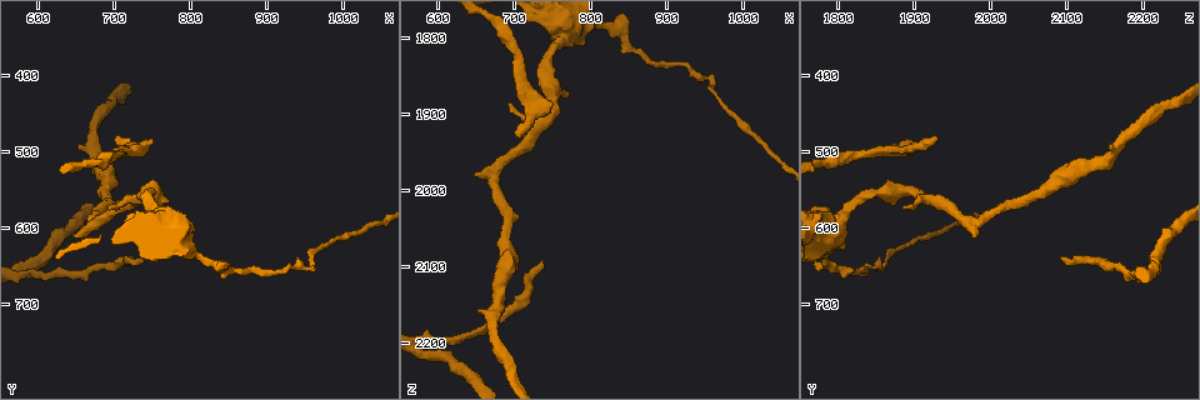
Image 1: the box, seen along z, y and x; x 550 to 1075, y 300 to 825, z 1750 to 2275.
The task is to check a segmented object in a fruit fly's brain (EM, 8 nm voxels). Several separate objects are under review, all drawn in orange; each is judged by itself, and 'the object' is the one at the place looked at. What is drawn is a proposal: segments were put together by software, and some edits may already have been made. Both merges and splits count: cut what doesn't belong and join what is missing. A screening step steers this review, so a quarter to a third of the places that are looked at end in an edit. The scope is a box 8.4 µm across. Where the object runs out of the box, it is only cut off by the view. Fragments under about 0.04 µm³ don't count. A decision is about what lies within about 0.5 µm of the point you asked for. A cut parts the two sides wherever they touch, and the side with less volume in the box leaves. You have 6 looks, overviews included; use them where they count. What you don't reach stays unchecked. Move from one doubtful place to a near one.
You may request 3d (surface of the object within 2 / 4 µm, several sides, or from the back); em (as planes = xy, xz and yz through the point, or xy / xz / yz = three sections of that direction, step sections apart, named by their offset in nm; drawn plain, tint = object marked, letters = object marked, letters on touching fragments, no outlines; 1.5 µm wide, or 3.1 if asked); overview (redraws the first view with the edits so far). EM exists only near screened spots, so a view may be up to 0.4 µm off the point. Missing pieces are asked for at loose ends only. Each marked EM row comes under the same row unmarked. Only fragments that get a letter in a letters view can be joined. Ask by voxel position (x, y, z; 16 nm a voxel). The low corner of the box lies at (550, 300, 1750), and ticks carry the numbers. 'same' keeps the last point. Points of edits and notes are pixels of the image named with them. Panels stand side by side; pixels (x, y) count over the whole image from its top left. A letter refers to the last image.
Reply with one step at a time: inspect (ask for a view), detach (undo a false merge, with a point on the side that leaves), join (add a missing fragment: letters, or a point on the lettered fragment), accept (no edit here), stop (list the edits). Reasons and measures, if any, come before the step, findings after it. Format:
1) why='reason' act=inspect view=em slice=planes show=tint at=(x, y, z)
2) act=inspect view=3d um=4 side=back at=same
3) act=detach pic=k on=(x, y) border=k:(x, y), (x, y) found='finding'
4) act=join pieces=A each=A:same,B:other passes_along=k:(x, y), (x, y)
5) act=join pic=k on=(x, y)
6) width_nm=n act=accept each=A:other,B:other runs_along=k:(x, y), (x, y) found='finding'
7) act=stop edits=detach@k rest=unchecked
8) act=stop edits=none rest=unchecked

why='abrupt turn' act=inspect view=3d um=2 at=(675, 595, 1990)

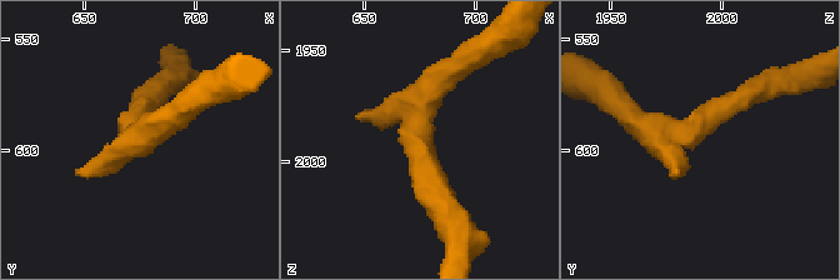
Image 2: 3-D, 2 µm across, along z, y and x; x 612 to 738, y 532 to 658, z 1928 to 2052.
arm_widths_nm=200,220 act=inspect view=em slice=yz step=4 show=tint at=(671, 593, 1985)

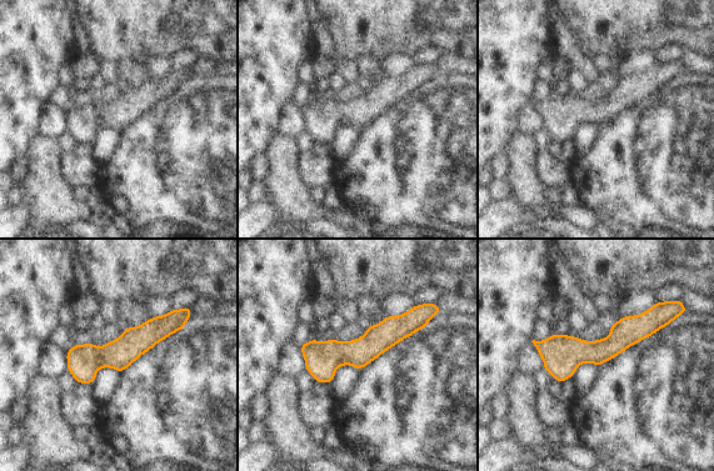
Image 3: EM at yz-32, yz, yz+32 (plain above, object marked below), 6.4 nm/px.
why='what lies round it' act=inspect view=em slice=yz step=4 show=letters at=same

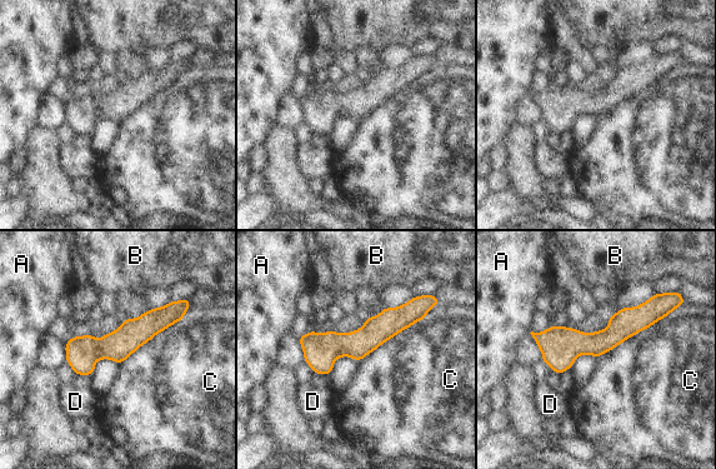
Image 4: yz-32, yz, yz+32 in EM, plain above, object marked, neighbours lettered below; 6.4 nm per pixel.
act=accept each=A:other,B:other,C:other,D:other found='continuous, no second neuron'

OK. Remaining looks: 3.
why='an open end' act=inspect view=3d um=4 at=(735, 635, 2095)

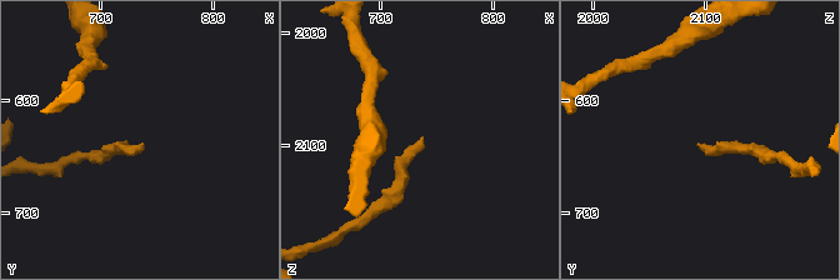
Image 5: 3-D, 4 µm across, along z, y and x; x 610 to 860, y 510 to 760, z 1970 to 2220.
why='now the EM' act=inspect view=em slice=yz step=8 show=letters at=(736, 636, 2096)

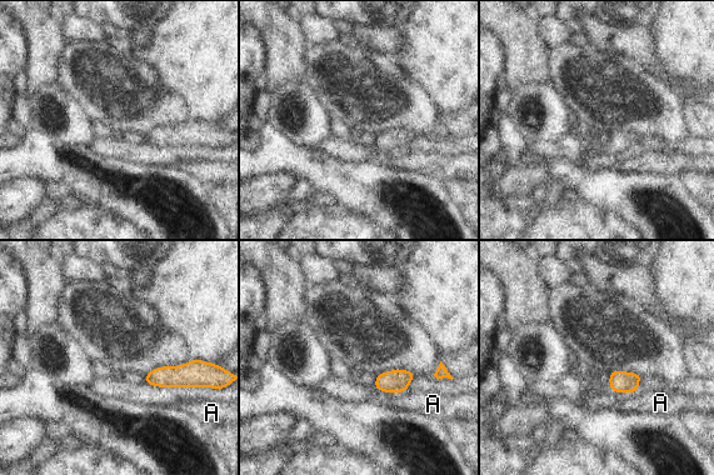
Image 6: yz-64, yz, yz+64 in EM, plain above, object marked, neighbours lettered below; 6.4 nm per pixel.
act=inspect view=em slice=planes show=letters at=same

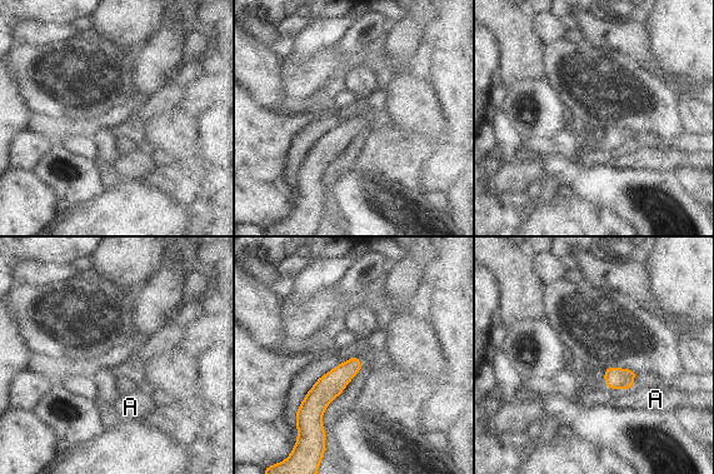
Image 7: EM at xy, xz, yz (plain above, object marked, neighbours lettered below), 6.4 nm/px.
act=accept each=A:other found='no lettered fragment goes on from it'

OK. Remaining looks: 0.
act=stop edits=none rest=unchecked

